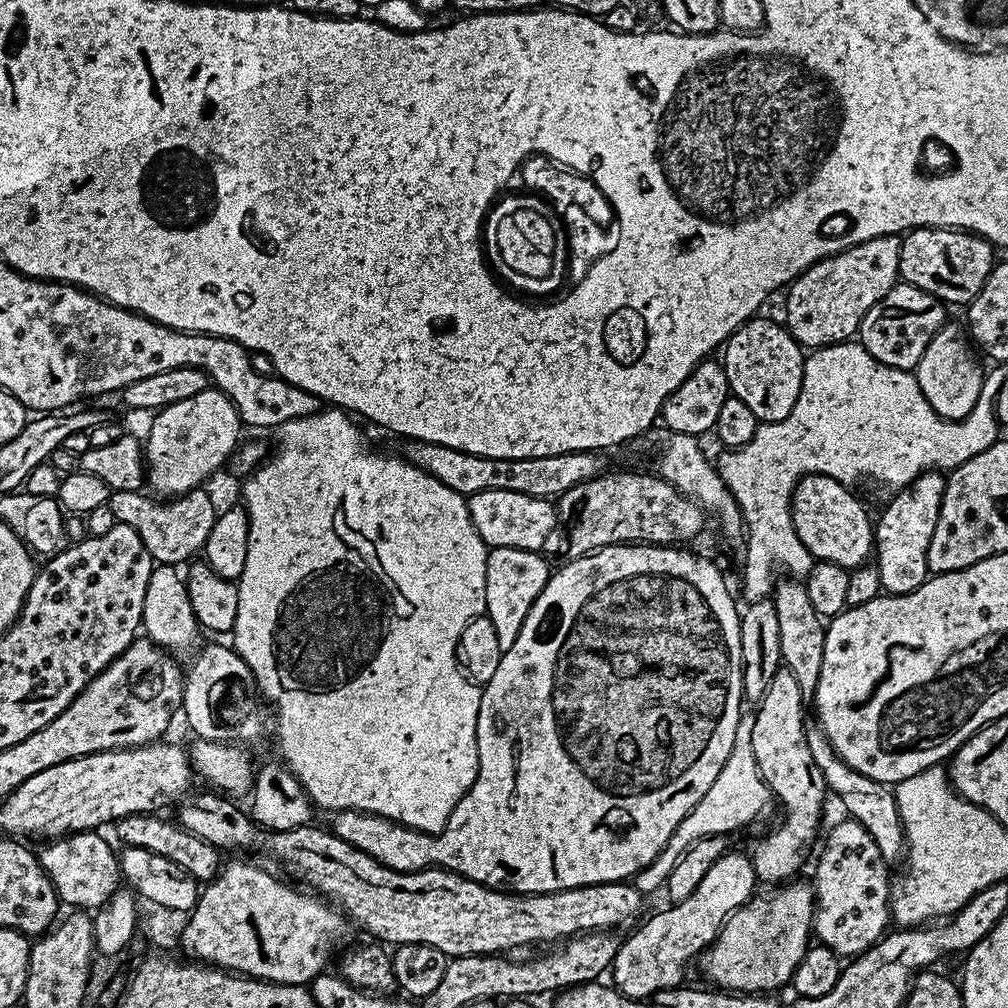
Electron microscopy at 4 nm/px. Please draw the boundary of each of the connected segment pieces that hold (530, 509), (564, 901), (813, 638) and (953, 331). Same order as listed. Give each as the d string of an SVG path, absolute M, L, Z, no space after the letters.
M482 490L467 497L468 513L489 549L517 548L540 552L543 544L558 528L558 508L551 499L530 494L518 494L514 490Z
M215 791L200 792L197 796L188 794L179 801L175 819L181 828L192 835L210 842L217 850L224 848L241 848L241 853L248 854L251 848L265 848L286 871L297 885L311 890L315 895L325 899L329 904L343 912L353 925L364 932L369 932L373 941L384 946L402 944L425 944L442 950L449 958L453 956L494 956L512 954L515 948L524 948L527 944L544 944L552 946L563 942L569 936L578 936L582 932L602 932L616 930L640 908L642 894L635 883L617 882L615 884L591 884L570 890L557 892L529 892L521 894L511 890L488 888L446 868L423 868L420 872L399 872L380 864L370 854L342 842L327 827L305 826L291 828L285 832L274 832L260 827L247 811L235 804L235 799Z
M796 578L777 579L770 599L778 610L778 646L783 667L788 668L804 698L815 697L818 674L822 674L822 650L824 649L825 621L810 603L806 586Z
M946 322L930 340L914 369L916 381L926 394L926 400L944 420L962 420L979 403L981 386L986 382L969 338L961 323Z

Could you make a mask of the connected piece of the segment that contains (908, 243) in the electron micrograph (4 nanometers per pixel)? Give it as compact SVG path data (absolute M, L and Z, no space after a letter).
M913 228L900 241L900 280L913 284L944 301L945 305L961 304L967 306L982 290L986 278L994 267L993 245L973 232L961 232L959 228Z

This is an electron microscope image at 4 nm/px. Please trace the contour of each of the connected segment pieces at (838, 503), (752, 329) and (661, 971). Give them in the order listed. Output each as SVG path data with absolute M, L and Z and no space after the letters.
M804 476L797 483L792 492L792 520L794 530L798 538L802 540L802 545L817 561L825 564L836 564L840 568L859 568L865 563L864 560L873 555L874 552L874 520L868 517L866 509L860 505L860 500L856 496L851 496L849 489L829 476Z
M760 319L748 320L727 340L722 348L722 363L729 393L742 398L754 410L757 421L773 424L786 418L794 410L794 402L798 402L805 353L783 323Z
M726 851L714 861L689 897L654 913L629 940L627 937L621 943L610 969L616 991L630 1000L647 1001L662 990L681 987L685 983L684 967L714 943L728 917L753 899L756 886L758 879L750 856L743 851Z

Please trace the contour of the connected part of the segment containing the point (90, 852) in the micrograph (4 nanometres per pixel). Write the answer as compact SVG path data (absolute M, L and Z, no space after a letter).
M96 830L74 832L53 839L44 849L39 849L38 859L45 874L50 878L56 895L65 905L76 910L95 910L121 887L122 873L117 849L112 849Z

